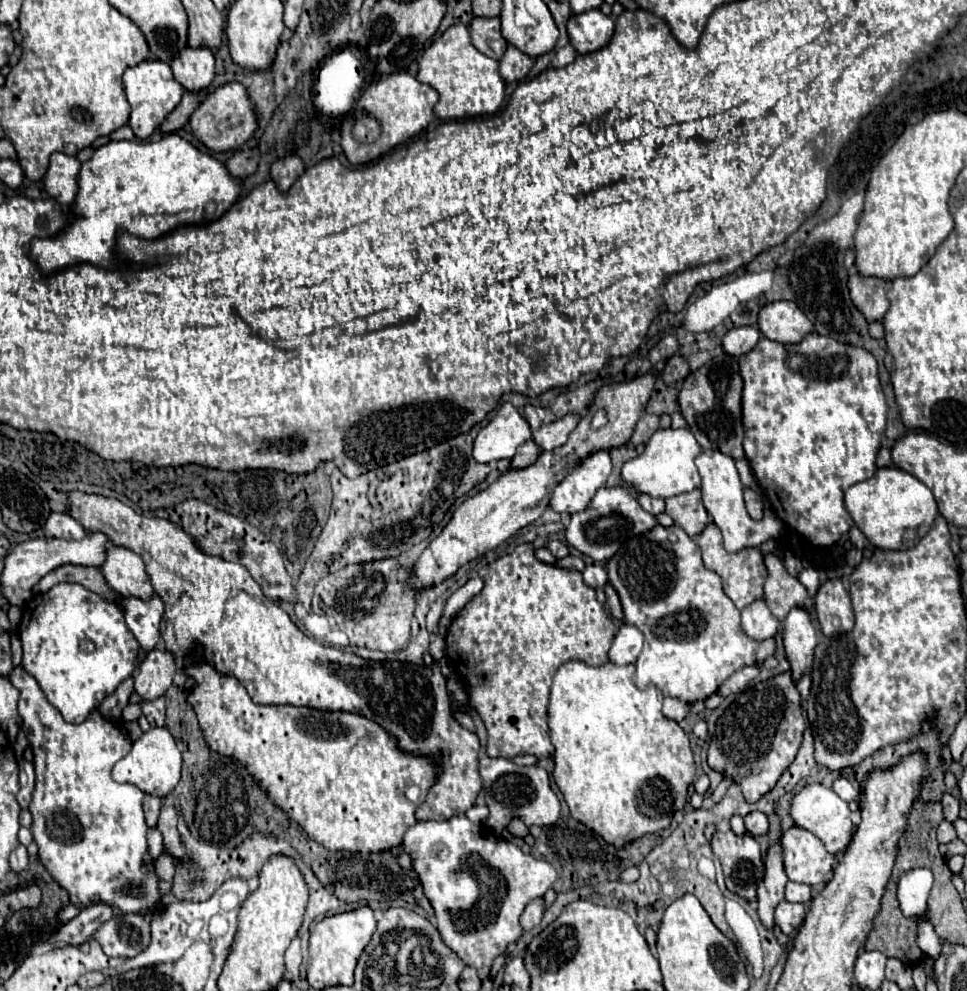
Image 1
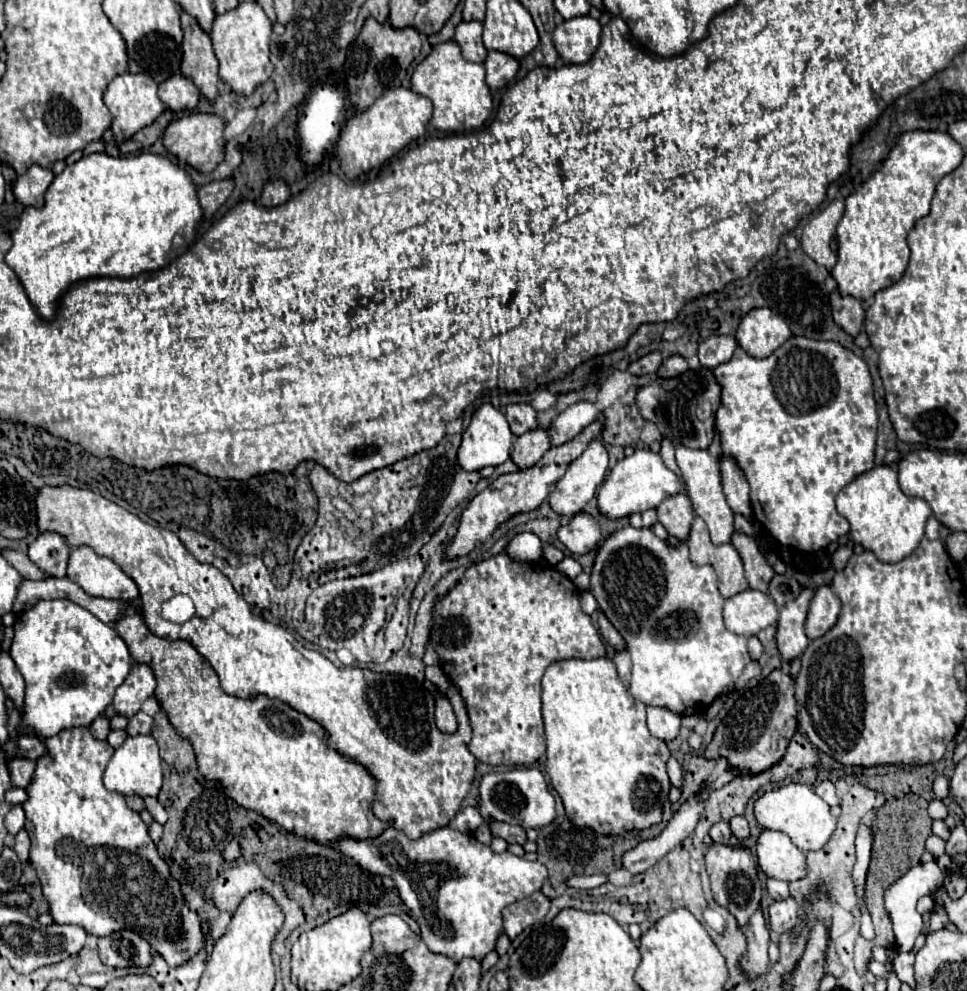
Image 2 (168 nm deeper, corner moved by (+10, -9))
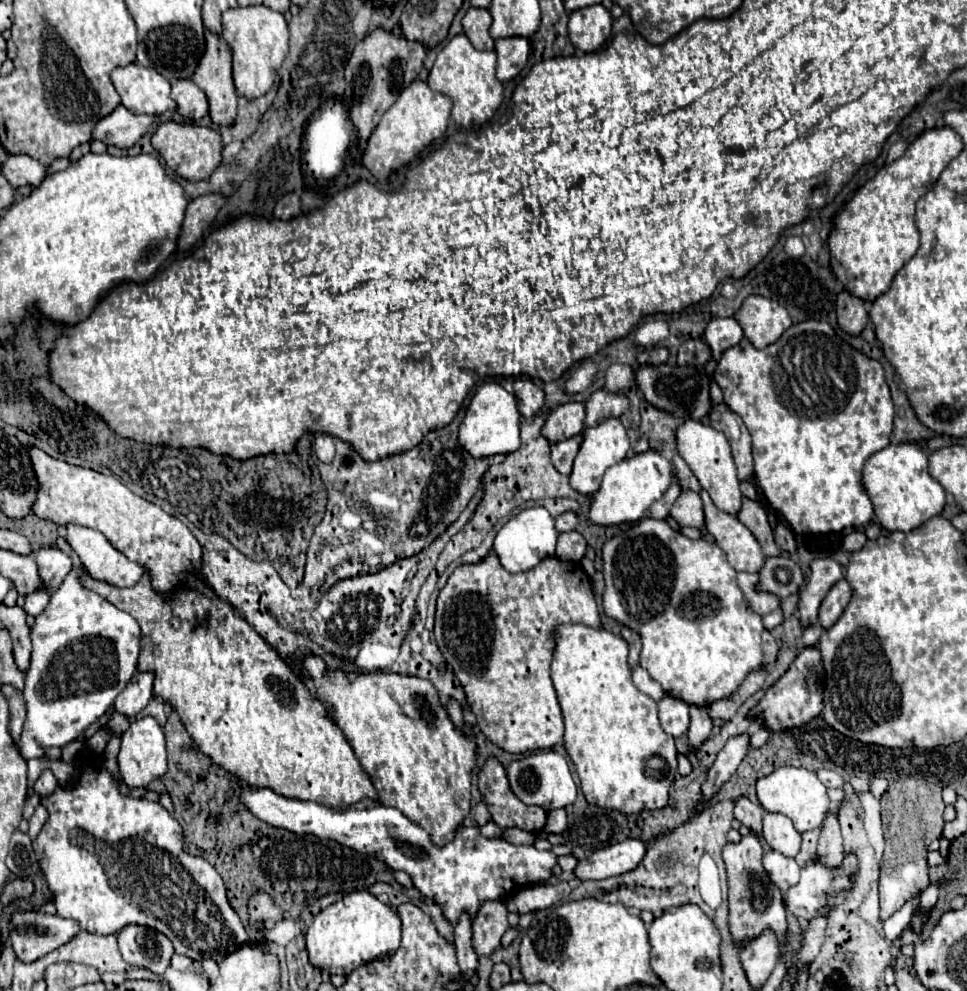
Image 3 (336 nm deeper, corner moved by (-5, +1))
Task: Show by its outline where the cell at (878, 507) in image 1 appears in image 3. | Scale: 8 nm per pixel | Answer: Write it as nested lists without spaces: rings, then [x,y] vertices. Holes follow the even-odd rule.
[[[889,444],[887,448],[875,452],[863,468],[863,486],[873,502],[877,522],[889,530],[911,532],[925,524],[929,518],[937,516],[945,508],[945,490],[929,474],[927,454],[917,444]]]

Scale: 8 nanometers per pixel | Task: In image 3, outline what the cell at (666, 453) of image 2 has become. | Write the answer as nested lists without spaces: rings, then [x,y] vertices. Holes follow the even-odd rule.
[[[705,490],[701,492],[701,500],[705,508],[705,528],[715,536],[719,548],[723,548],[729,564],[739,572],[759,572],[765,556],[749,528],[741,524],[737,516],[719,510]]]

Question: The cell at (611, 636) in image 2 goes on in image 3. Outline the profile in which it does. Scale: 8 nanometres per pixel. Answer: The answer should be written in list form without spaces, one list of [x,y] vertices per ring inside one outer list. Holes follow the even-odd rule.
[[[623,628],[623,630],[621,630],[621,634],[623,634],[623,638],[625,638],[625,640],[627,640],[627,644],[629,644],[629,666],[631,666],[631,668],[635,668],[635,666],[639,664],[641,638],[639,638],[639,634],[637,634],[637,632],[633,632],[633,630],[629,630],[629,628]]]

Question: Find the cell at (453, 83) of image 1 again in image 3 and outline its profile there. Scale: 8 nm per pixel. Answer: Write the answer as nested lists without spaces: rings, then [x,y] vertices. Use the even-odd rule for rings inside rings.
[[[459,34],[455,38],[451,38],[443,46],[443,50],[437,54],[437,60],[435,60],[433,70],[429,72],[427,84],[435,92],[439,92],[443,96],[449,96],[453,100],[451,118],[457,126],[467,128],[467,130],[483,126],[493,118],[493,114],[501,106],[503,86],[495,76],[495,66],[497,66],[495,52],[475,50],[465,34]]]

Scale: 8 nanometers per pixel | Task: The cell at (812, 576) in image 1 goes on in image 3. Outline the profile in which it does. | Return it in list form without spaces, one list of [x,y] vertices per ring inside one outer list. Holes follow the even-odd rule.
[[[769,556],[759,570],[759,584],[755,588],[761,592],[771,592],[779,598],[787,598],[789,594],[797,592],[801,584],[801,568],[789,556]]]

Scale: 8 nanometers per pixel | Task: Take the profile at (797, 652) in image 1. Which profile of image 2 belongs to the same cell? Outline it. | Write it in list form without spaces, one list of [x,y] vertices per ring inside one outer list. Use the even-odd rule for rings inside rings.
[[[804,588],[796,600],[786,602],[780,608],[776,646],[778,646],[778,652],[780,652],[784,664],[790,664],[808,646],[808,638],[804,634],[804,622],[806,622],[810,598],[812,598],[812,590]]]

